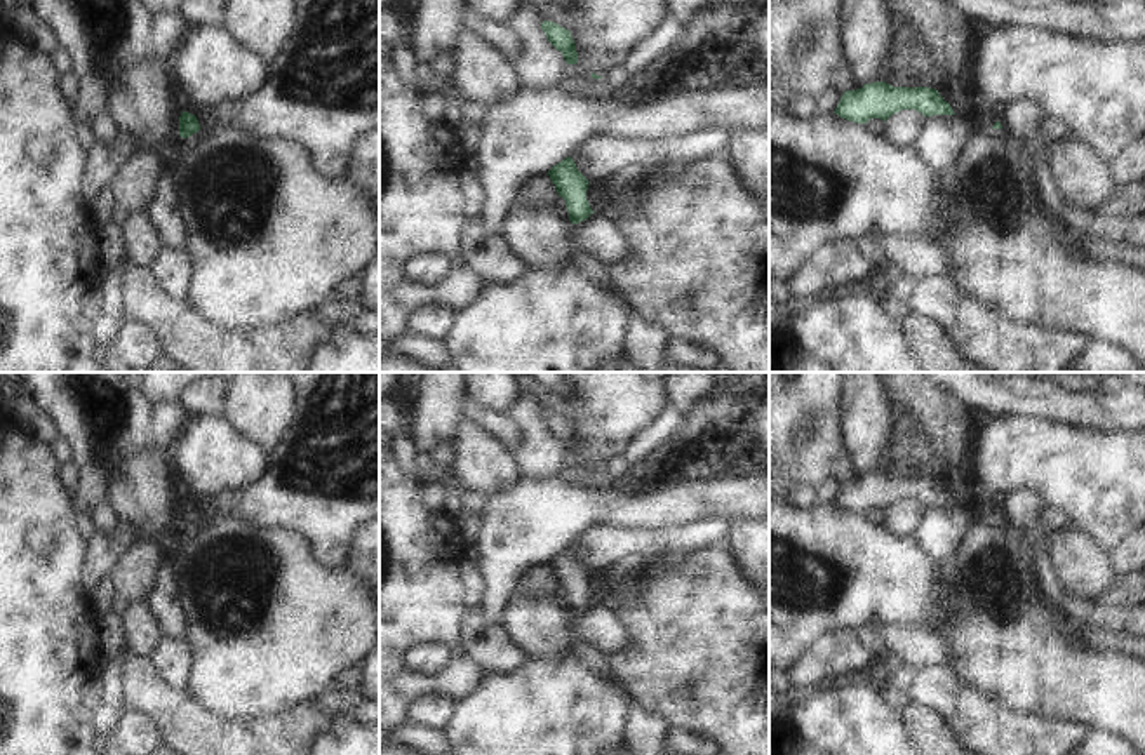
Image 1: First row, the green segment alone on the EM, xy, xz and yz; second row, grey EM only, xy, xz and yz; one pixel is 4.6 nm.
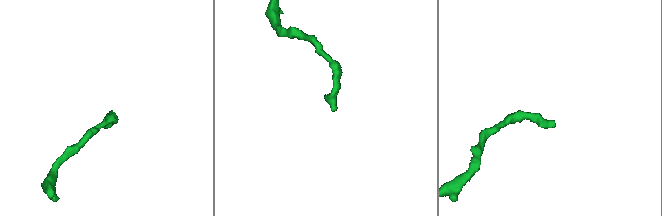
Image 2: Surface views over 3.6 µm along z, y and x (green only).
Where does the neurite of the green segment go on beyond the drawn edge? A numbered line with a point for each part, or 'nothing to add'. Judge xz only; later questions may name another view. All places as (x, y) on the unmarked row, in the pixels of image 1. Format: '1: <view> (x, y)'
nothing to add

